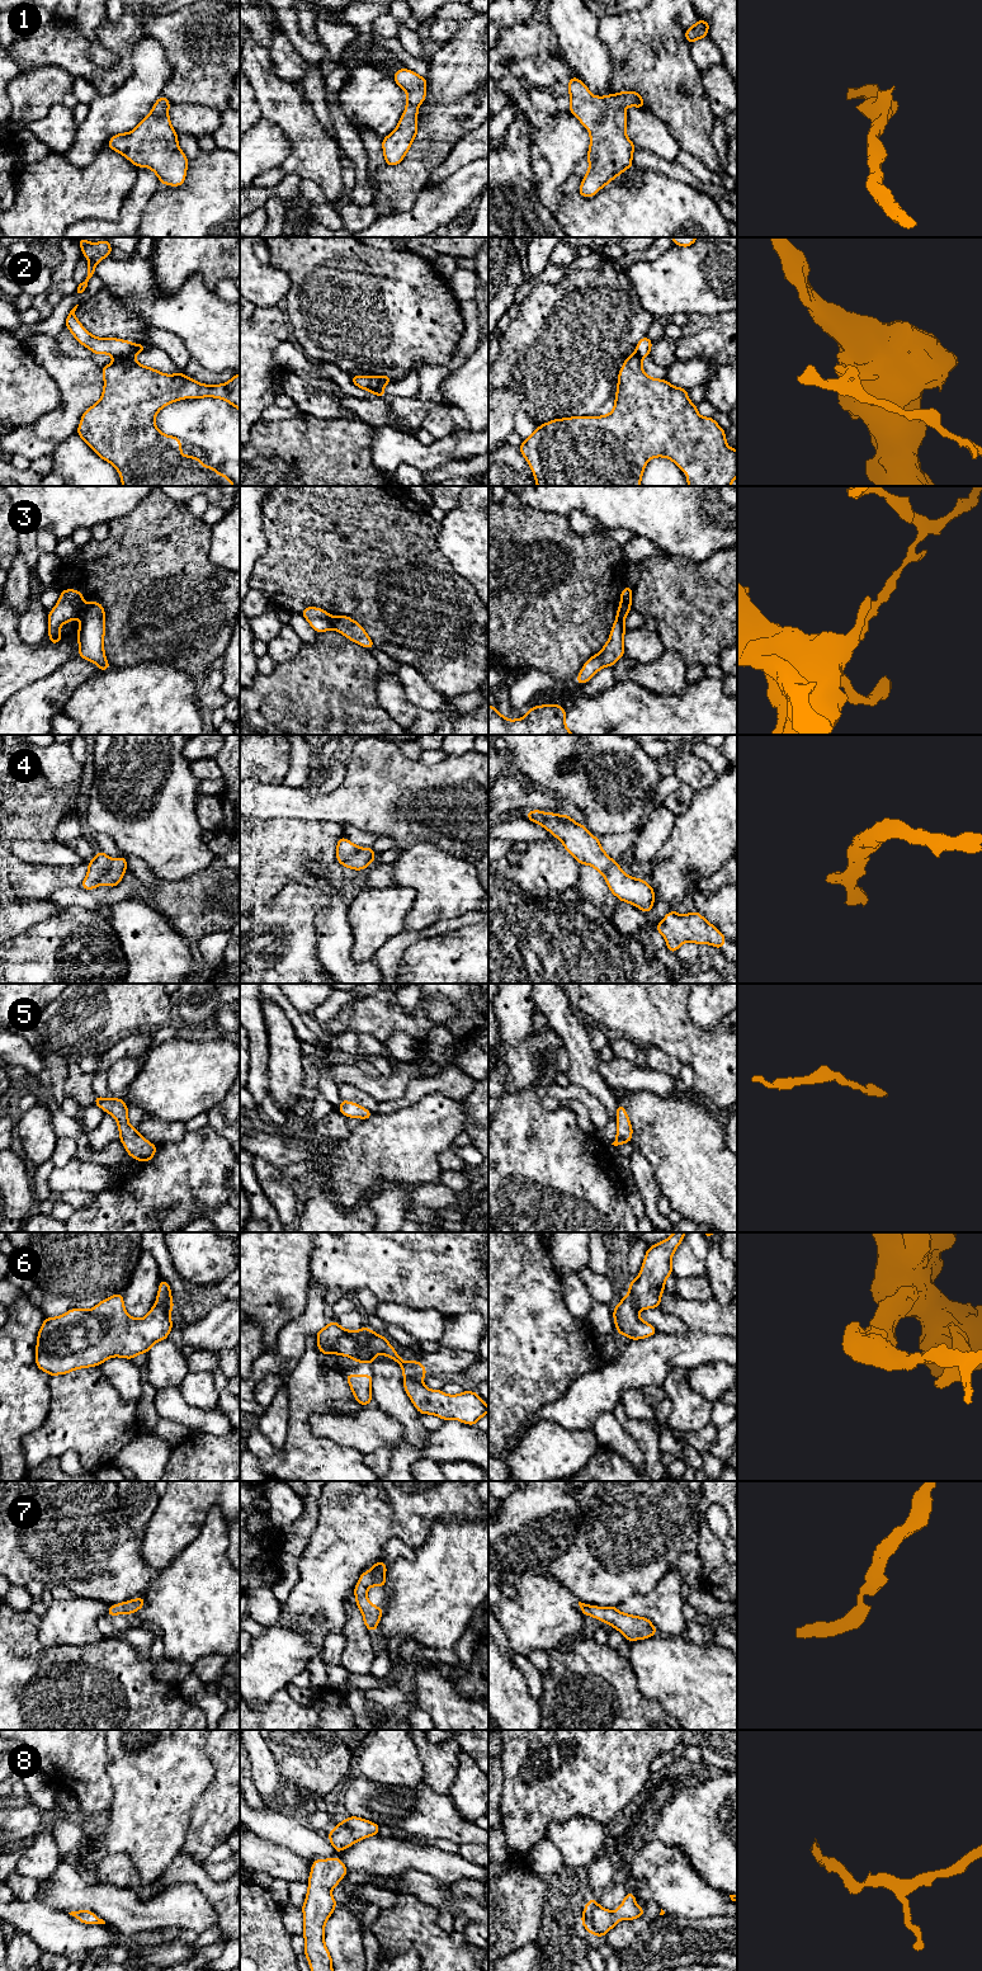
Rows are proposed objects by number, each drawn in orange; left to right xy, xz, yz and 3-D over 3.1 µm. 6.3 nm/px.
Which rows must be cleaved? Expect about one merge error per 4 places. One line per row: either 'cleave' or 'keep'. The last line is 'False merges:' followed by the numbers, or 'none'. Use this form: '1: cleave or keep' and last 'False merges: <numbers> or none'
1: keep
2: cleave
3: cleave
4: keep
5: keep
6: cleave
7: keep
8: keep
False merges: 2, 3, 6

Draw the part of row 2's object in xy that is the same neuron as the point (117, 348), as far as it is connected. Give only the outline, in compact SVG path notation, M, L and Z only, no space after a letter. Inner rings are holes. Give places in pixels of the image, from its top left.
M76 305L67 315L66 327L81 345L90 349L94 354L110 354L114 358L134 359L138 353L147 349L147 346L142 344L133 344L128 340L96 338L91 335L75 316L77 306L79 305Z

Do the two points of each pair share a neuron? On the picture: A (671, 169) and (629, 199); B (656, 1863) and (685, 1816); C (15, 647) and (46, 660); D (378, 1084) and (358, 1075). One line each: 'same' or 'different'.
A: different
B: different
C: same
D: same

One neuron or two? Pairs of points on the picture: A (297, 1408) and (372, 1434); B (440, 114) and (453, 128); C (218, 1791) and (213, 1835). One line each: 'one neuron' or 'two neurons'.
A: two neurons
B: one neuron
C: one neuron

